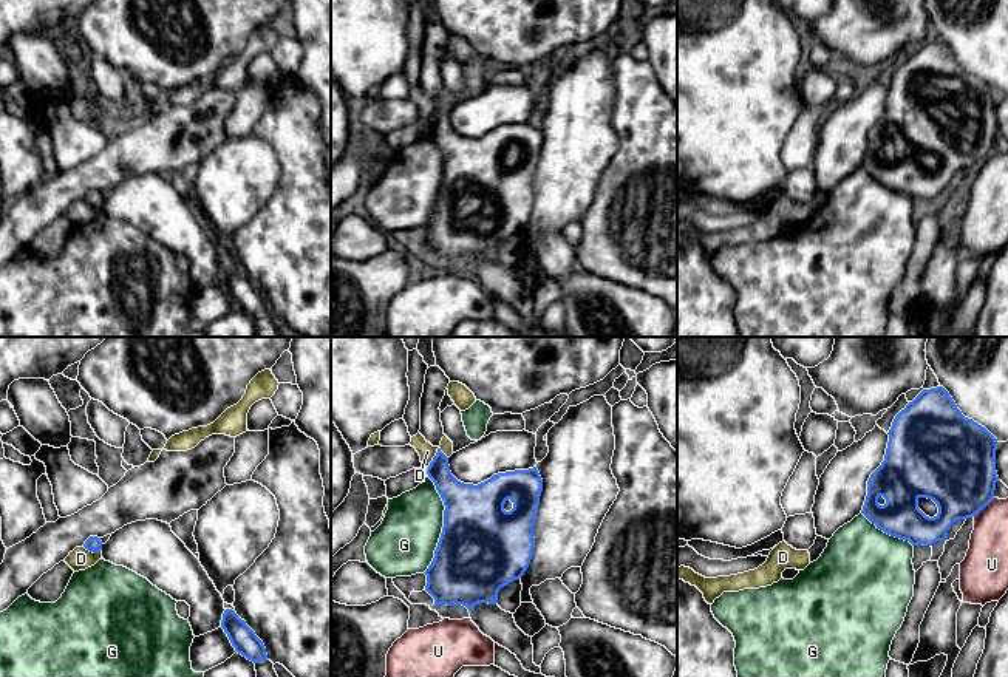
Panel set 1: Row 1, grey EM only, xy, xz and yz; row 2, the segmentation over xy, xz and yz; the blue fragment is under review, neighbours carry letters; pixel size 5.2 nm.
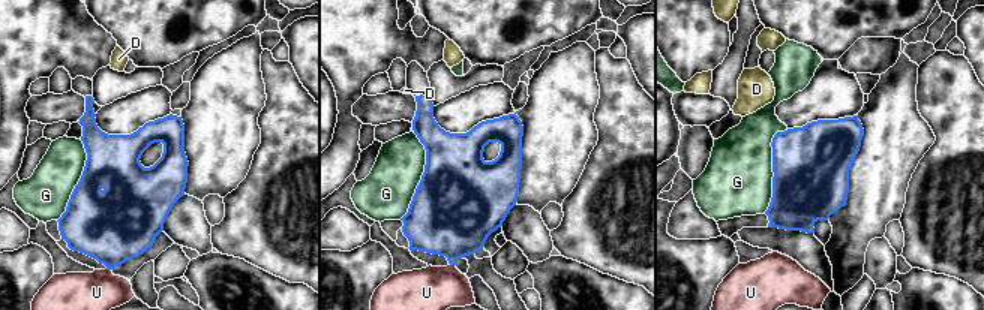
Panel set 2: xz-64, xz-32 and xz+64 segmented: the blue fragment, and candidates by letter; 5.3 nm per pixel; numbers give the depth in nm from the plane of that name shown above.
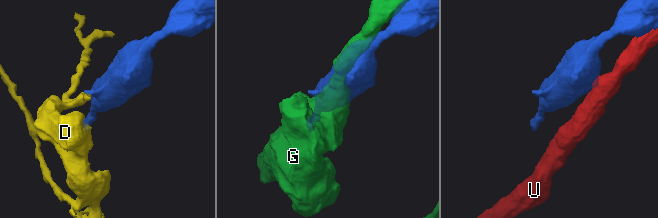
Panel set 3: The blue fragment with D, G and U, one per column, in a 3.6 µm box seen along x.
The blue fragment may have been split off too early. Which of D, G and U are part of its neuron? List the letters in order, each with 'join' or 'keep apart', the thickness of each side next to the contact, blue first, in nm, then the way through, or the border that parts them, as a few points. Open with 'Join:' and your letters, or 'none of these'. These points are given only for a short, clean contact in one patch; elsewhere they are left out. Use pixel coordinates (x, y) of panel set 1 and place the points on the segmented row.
Join: none of these
D: keep apart; 170 nm thick on the blue side, 90 nm on the other; border along xz (439, 447), (427, 469)
G: keep apart; 460 nm thick on the blue side, 320 nm on the other
U: keep apart; 400 nm thick on the blue side, 200 nm on the other

